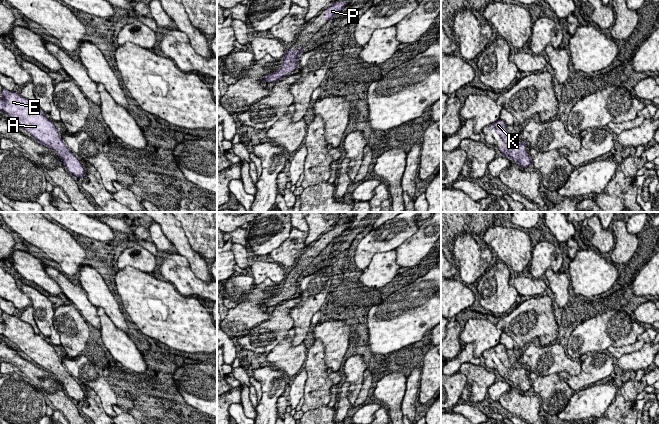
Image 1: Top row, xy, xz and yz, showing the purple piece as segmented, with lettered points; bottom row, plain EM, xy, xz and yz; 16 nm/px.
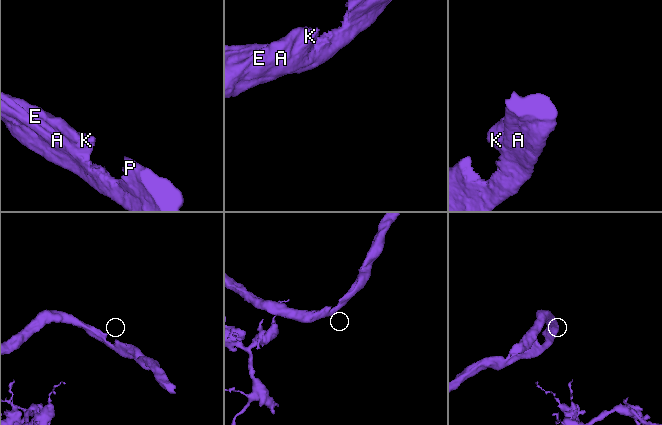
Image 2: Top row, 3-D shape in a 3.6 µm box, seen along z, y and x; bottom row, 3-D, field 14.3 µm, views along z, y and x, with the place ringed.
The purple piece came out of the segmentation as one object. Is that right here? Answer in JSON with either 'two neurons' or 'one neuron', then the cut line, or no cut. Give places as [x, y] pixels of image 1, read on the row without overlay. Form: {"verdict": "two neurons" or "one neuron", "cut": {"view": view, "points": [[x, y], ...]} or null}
{"verdict": "one neuron", "cut": null}

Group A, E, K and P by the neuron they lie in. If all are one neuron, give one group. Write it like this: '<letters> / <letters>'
A E K P

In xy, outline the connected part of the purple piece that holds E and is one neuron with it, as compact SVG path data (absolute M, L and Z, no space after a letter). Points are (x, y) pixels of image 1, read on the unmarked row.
M3 313L0 335L15 343L16 348L23 351L39 367L56 375L69 397L79 403L86 399L81 386L63 366L53 345L49 344L42 334L36 334L29 323L14 315Z

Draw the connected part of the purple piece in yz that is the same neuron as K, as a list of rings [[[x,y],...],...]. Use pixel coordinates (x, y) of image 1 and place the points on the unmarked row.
[[[500,343],[489,350],[492,350],[495,353],[495,356],[503,363],[503,370],[499,371],[503,380],[513,383],[522,392],[527,392],[532,389],[531,381],[527,377],[526,367],[520,366],[519,368],[514,368],[510,362],[507,349],[503,344]]]

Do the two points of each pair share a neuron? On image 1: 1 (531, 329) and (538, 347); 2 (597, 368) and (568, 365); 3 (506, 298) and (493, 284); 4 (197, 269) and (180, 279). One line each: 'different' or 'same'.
1: different
2: different
3: same
4: different

